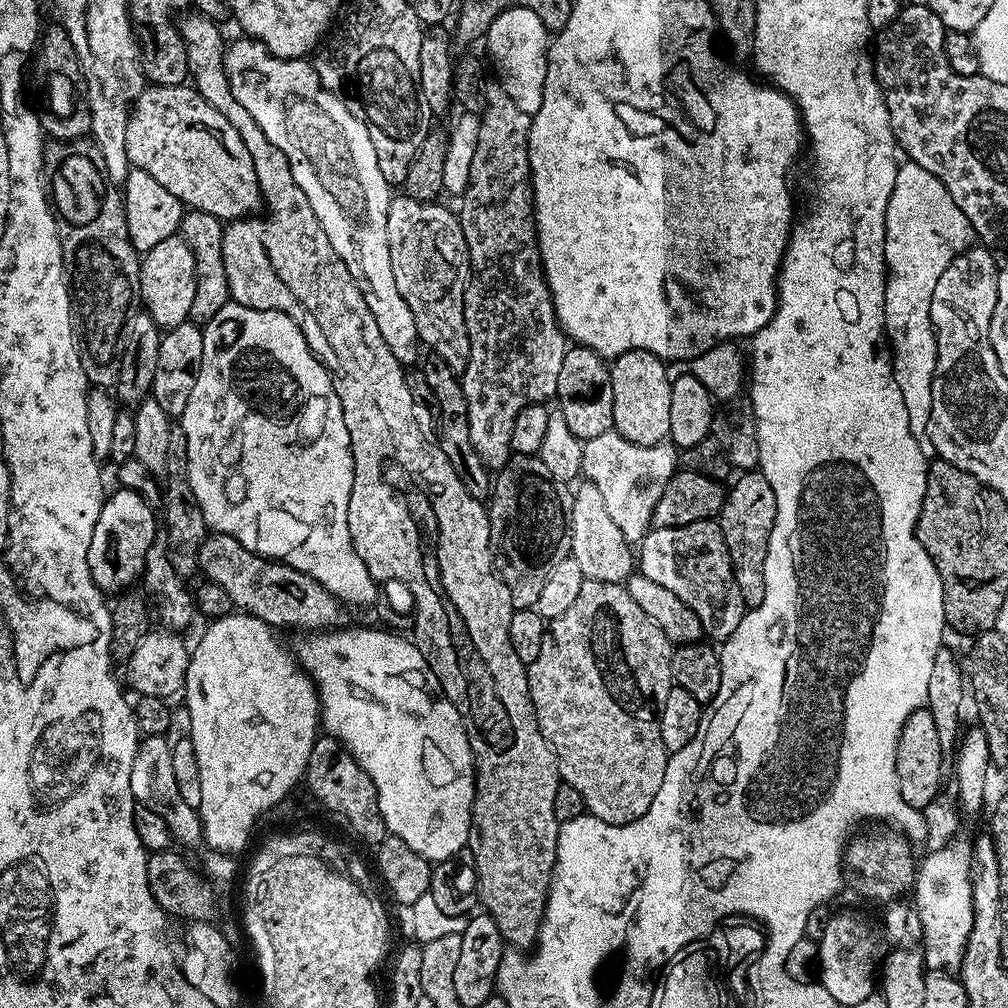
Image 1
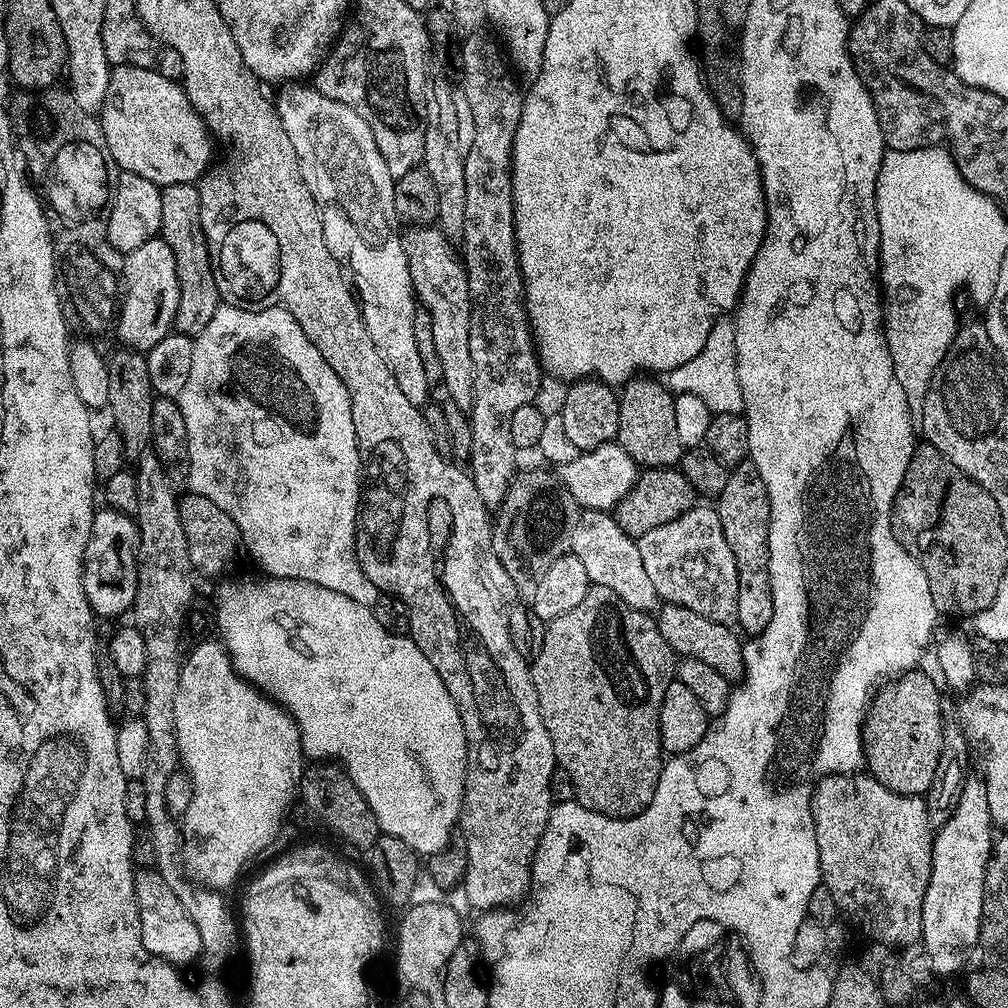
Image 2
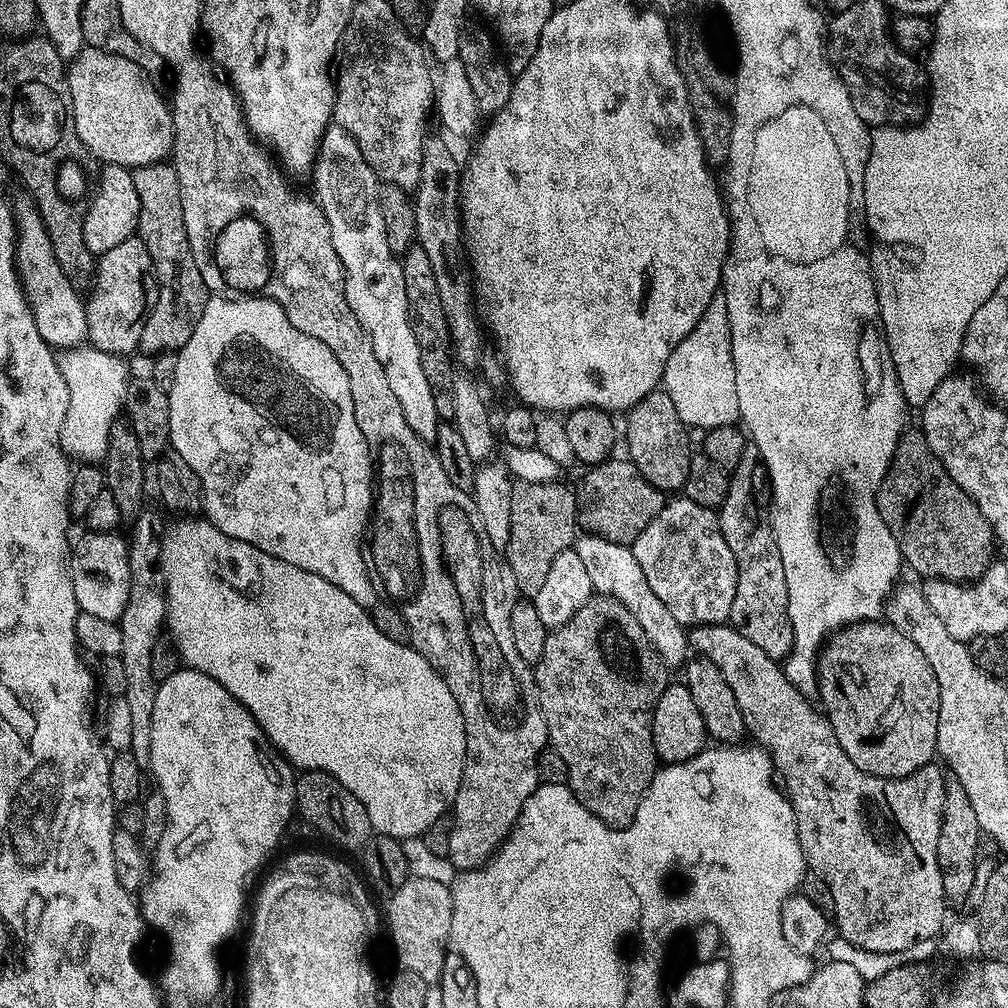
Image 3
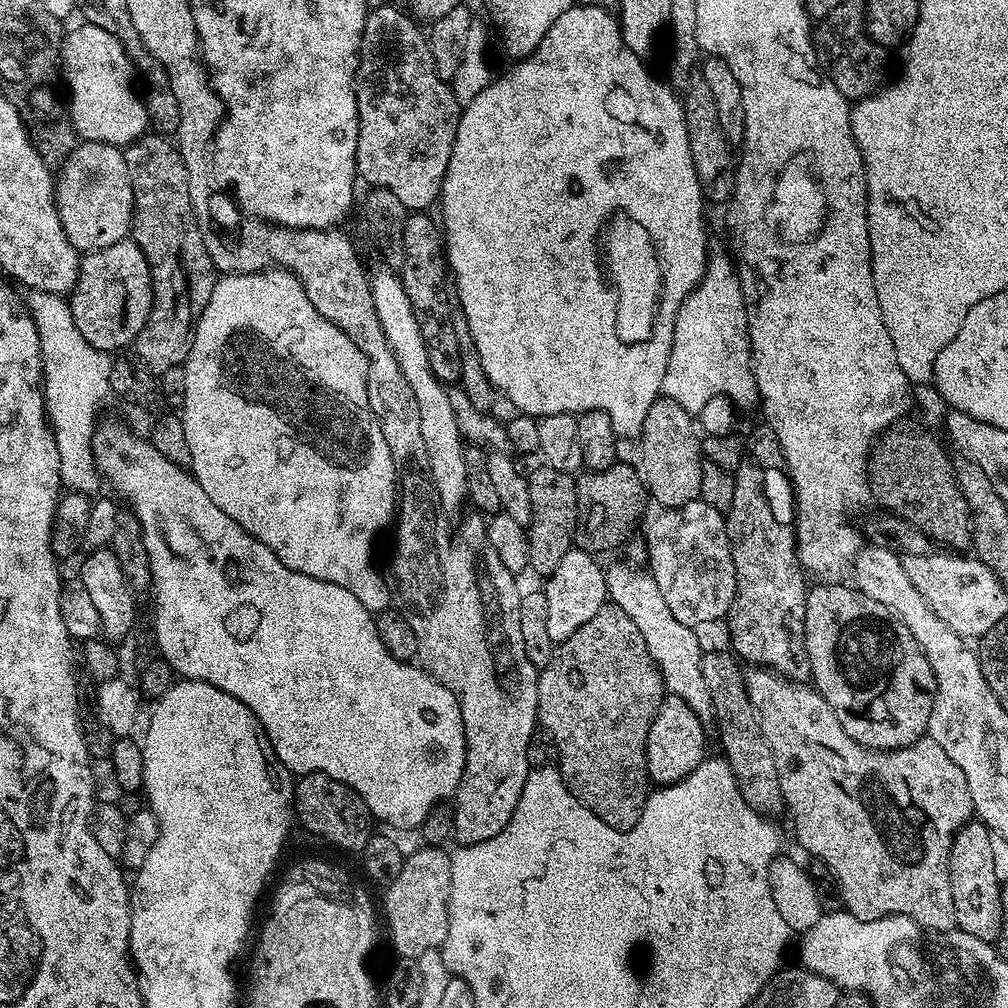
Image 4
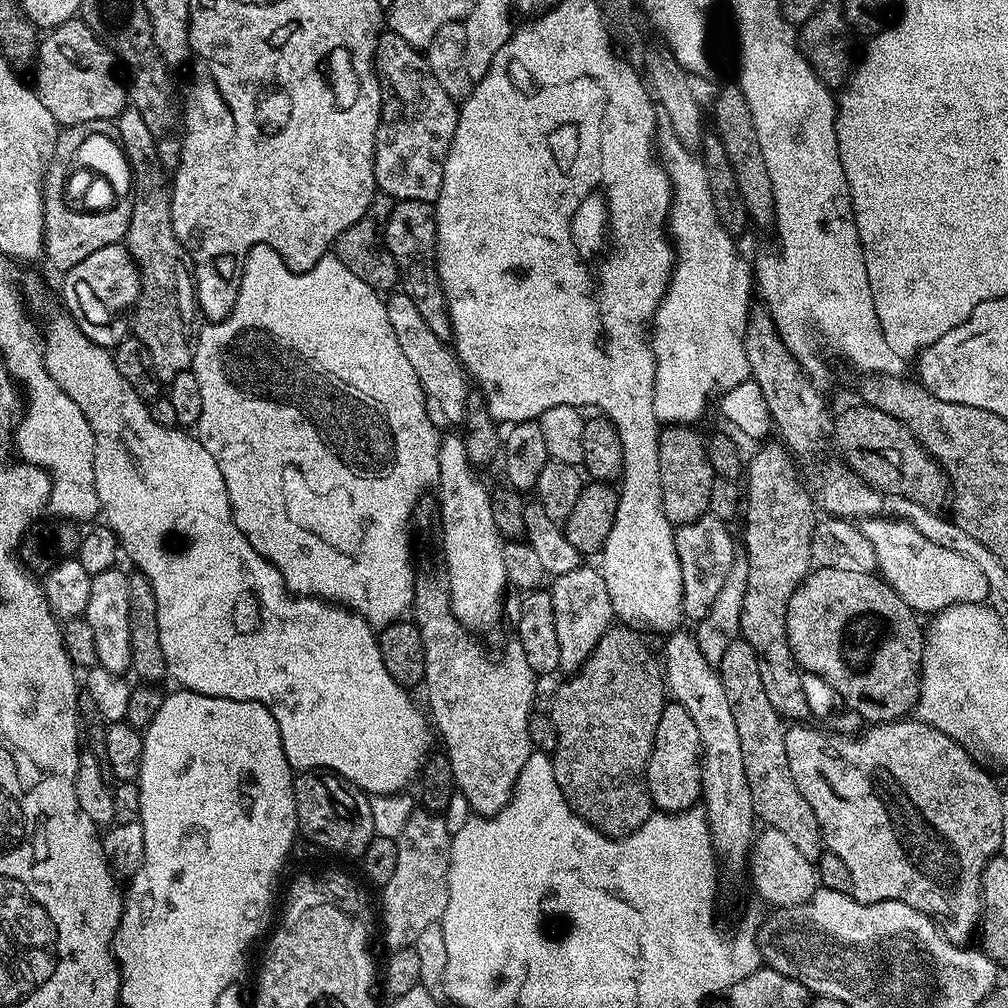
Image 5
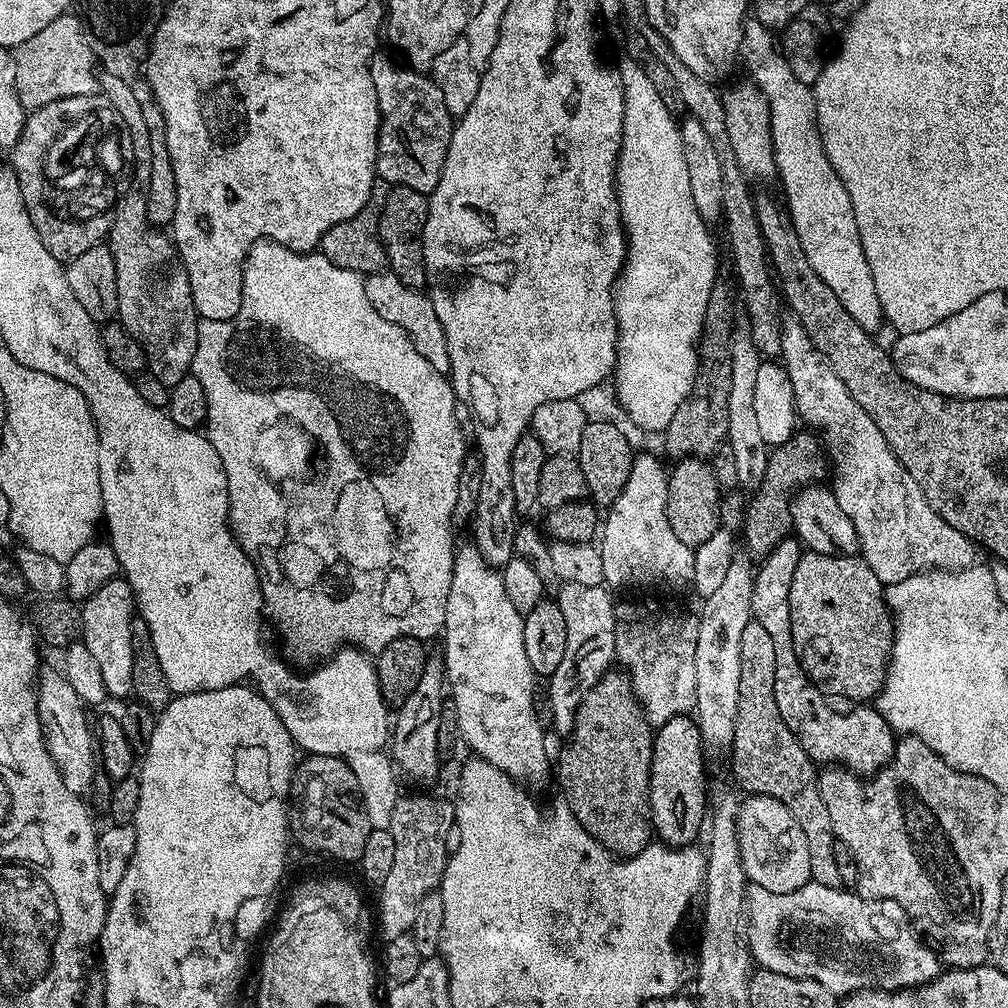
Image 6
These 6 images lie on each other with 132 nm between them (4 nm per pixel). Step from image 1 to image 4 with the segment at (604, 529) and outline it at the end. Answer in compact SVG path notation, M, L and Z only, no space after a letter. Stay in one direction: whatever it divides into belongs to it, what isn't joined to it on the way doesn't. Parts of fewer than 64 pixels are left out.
M628 564L607 565L604 581L608 587L608 600L617 604L638 626L642 634L642 642L646 642L646 650L650 650L650 658L658 666L664 679L664 687L671 695L682 698L704 725L713 723L714 713L710 690L706 686L706 678L702 678L702 658L705 649L700 648L697 629L686 626L670 614L670 606L666 606L666 598L662 598L662 590L654 582L647 571L635 572Z

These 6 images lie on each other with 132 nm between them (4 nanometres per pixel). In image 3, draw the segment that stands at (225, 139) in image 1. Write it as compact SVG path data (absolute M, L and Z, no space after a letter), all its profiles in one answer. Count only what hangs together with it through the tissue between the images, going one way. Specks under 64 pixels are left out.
M99 50L91 54L93 56L83 55L78 62L80 66L76 69L73 67L70 72L72 105L81 141L89 153L104 160L105 165L117 164L135 170L145 168L148 164L161 163L167 157L164 155L173 151L176 139L176 126L172 121L172 109L166 96L164 100L163 94L156 89L156 84L152 81L155 79L145 72L138 62Z

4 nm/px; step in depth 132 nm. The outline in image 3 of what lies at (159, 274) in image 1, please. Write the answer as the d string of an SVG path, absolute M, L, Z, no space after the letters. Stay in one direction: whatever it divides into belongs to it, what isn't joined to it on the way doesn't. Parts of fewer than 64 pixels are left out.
M139 235L118 242L110 250L99 253L94 264L96 293L87 301L88 340L93 349L112 352L127 357L144 342L144 331L151 316L156 315L156 305L162 299L162 285L156 264L148 247Z

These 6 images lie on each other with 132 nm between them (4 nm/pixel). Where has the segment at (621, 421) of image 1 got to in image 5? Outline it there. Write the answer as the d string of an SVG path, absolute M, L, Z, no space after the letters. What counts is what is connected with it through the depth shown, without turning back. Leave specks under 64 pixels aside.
M669 424L661 427L658 442L658 470L662 484L662 506L672 525L689 524L705 515L710 506L710 486L717 476L710 466L705 437L687 424Z

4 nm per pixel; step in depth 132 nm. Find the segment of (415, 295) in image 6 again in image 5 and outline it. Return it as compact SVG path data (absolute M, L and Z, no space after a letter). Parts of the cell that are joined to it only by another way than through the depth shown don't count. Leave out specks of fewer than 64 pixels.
M393 291L387 297L386 303L390 326L394 326L394 338L398 338L402 354L406 354L410 366L414 366L414 374L418 374L418 382L424 387L425 397L434 405L435 411L437 408L450 423L463 425L470 405L468 399L470 377L464 371L464 365L456 357L455 351L445 341L439 340L434 335L434 330L430 330L430 326L426 326L422 314L418 314L418 306L410 302L404 291Z

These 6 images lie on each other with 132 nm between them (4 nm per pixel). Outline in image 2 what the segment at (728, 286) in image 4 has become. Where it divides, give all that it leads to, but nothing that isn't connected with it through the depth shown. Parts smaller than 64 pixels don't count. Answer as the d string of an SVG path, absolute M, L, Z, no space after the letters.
M721 318L718 322L714 322L706 338L706 346L702 346L702 350L698 350L698 354L694 354L690 362L682 362L682 366L667 373L667 387L676 394L694 394L695 397L702 398L712 414L741 415L744 403L742 402L742 386L738 386L736 347L734 346L735 329L735 323L728 318Z

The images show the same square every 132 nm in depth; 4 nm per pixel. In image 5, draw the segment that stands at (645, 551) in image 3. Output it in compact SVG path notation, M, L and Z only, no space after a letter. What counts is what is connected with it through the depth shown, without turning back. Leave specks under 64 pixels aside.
M711 514L699 516L694 522L679 525L675 529L678 562L682 566L682 586L684 587L684 615L692 622L698 622L710 614L710 606L714 598L718 598L718 590L722 590L722 582L726 582L726 574L730 574L730 566L738 554L738 544L732 541L728 533L729 525Z

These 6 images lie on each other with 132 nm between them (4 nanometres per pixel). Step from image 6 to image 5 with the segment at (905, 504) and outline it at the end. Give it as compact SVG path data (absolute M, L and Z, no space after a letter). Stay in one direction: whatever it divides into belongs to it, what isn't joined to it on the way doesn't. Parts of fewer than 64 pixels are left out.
M868 518L862 527L874 546L879 575L917 614L943 612L952 604L983 604L989 599L986 574L962 558L958 550L946 550L923 536L913 524L899 518Z

